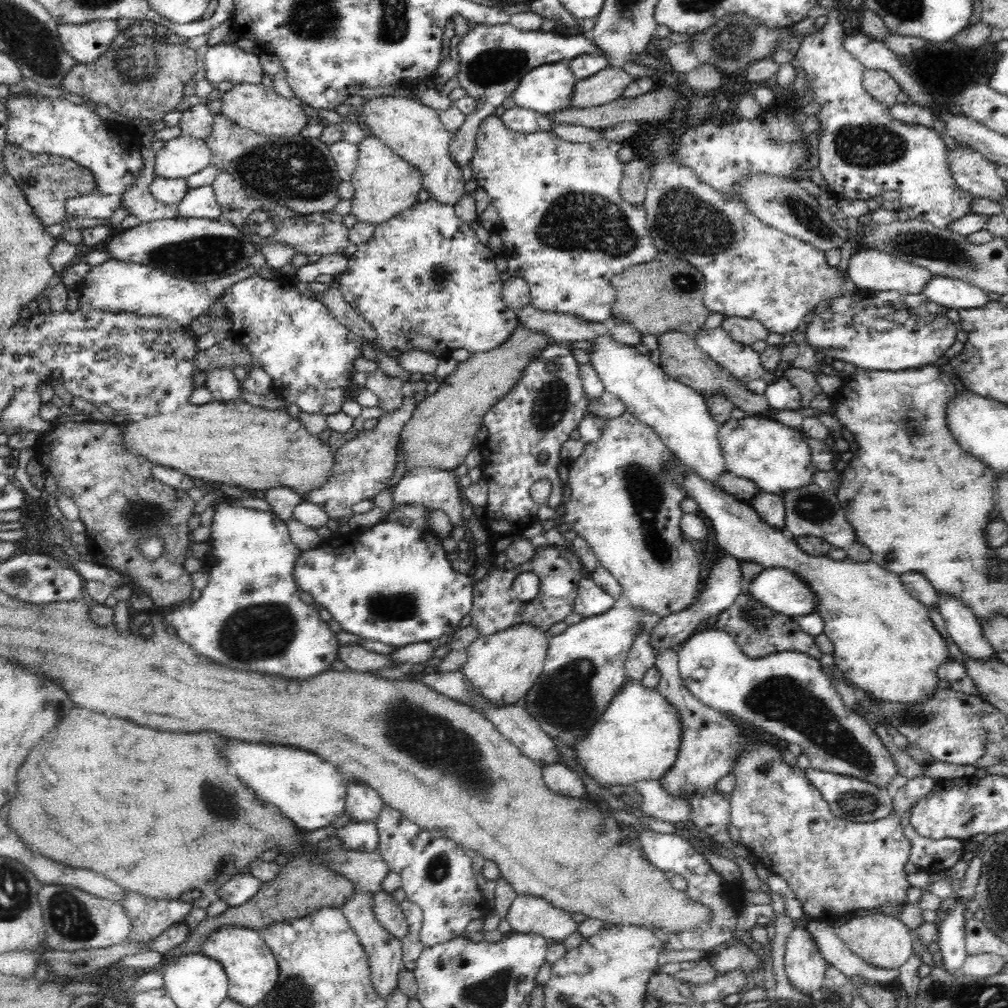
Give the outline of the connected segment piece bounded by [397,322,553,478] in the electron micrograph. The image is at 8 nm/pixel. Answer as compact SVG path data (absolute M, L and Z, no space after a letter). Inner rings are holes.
M522 322L512 337L488 352L471 353L456 370L439 380L424 400L417 403L410 420L401 430L398 441L398 474L402 478L420 468L455 470L466 455L477 445L478 430L483 426L483 416L494 403L502 399L523 374L527 360L544 350L552 338L542 332L532 332Z

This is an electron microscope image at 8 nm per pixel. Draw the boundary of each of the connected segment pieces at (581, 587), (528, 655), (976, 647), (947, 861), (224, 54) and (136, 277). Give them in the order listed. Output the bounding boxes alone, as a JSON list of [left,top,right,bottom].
[[573,578,615,617],[461,624,550,708],[938,593,999,660],[909,836,965,872],[204,43,264,87],[75,259,210,327]]

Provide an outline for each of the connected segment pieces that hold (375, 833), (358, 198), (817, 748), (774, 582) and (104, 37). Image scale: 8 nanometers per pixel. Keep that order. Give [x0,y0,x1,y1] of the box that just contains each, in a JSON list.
[[336,819,380,853],[350,132,423,225],[676,627,898,787],[746,569,815,617],[58,21,118,64]]

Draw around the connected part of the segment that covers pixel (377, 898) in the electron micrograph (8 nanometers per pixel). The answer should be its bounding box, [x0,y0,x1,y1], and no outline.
[371,890,408,940]

